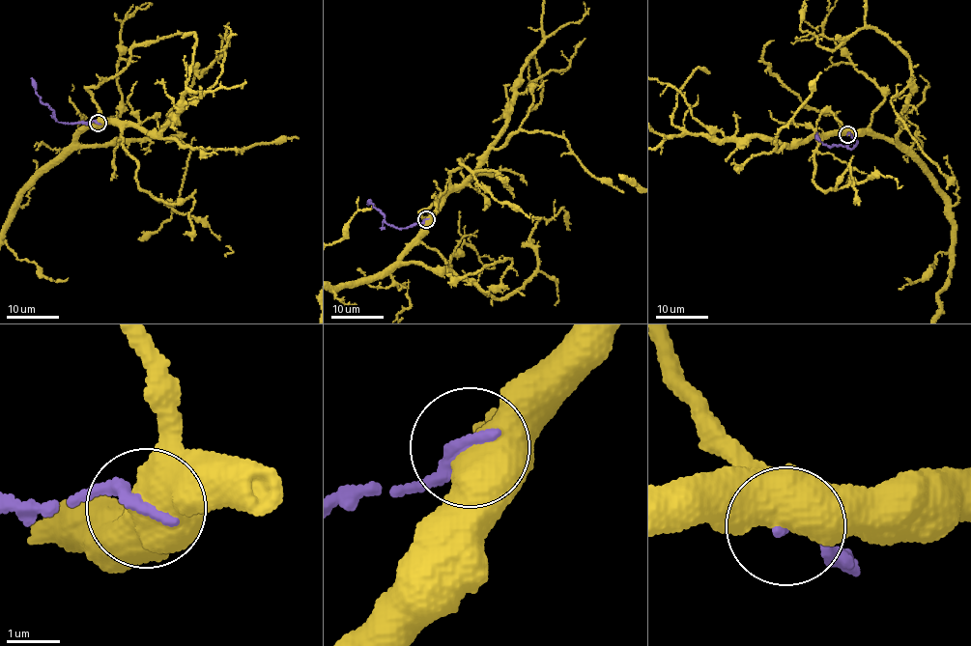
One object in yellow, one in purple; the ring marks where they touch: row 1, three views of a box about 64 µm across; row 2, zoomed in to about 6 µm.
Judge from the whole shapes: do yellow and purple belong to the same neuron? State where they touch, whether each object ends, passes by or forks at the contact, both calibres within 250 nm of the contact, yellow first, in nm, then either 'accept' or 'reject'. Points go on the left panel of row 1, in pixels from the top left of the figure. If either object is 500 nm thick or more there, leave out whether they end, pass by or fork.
(98, 123) | 800/300 nm | reject

